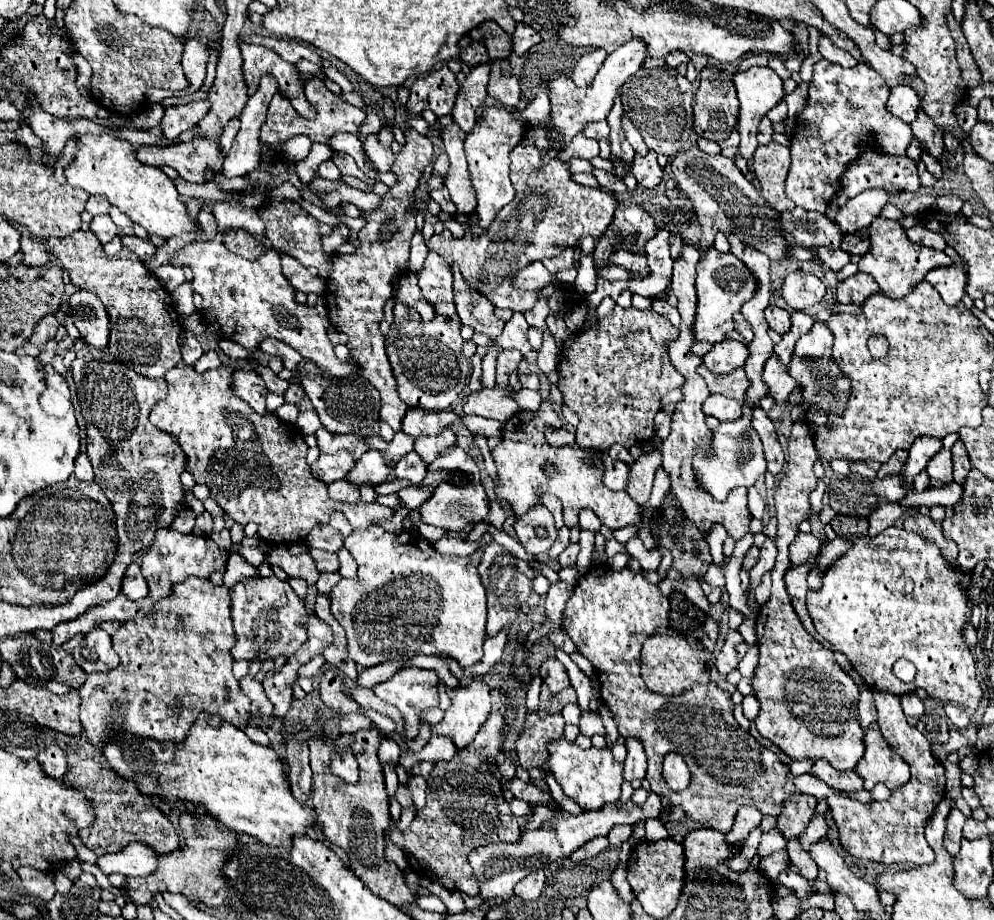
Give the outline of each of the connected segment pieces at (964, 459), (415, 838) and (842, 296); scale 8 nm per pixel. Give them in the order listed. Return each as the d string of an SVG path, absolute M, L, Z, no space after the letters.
M961 440L955 442L955 446L951 448L953 452L953 476L955 476L955 482L957 484L963 484L969 470L971 470L971 462L969 462L969 456L967 456L967 450L965 450L965 444Z
M493 712L469 746L459 750L449 762L435 764L427 778L427 804L417 810L413 824L407 830L393 826L383 832L385 840L405 852L411 872L419 878L439 882L447 890L461 890L469 896L477 896L477 880L473 878L467 854L483 844L515 842L521 834L509 804L503 800L499 780L487 770L487 760L493 760L499 752L501 726L503 716Z
M855 274L839 282L837 286L837 302L839 304L863 304L869 296L877 294L879 286L869 274Z

